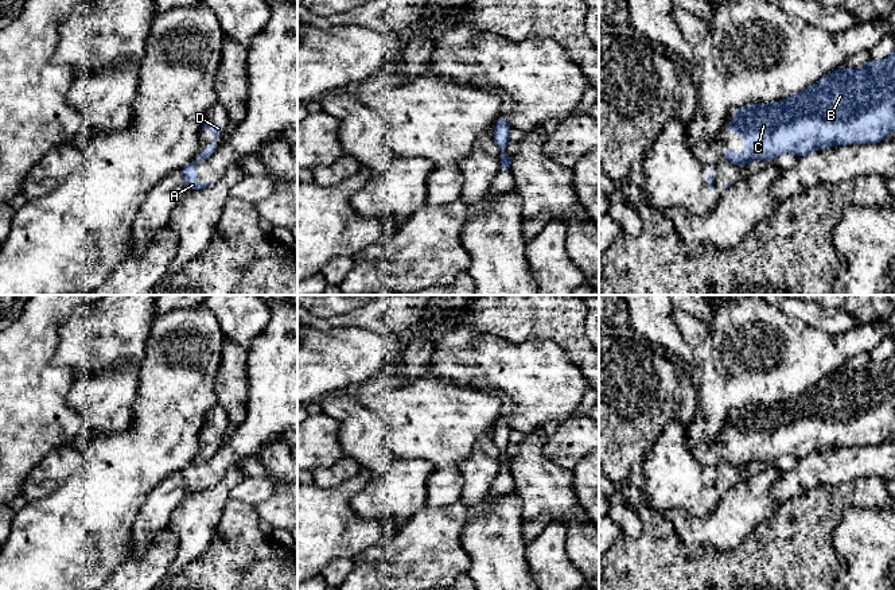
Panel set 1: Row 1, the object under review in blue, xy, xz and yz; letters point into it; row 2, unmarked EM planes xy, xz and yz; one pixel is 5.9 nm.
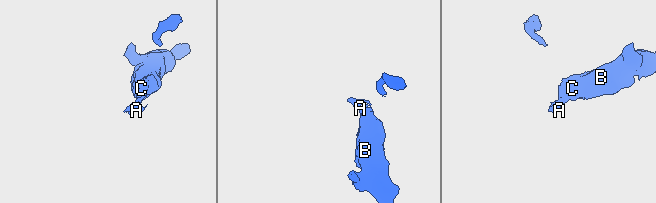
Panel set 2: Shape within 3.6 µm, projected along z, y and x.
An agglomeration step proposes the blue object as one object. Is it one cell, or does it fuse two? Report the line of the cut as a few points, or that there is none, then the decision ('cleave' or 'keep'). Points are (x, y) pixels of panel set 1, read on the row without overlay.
cut in xy along (195, 461), (203, 462); cleave

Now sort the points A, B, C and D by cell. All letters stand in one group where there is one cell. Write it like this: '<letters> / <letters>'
A / B C D

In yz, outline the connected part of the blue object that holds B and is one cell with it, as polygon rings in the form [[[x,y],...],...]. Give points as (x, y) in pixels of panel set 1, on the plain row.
[[[895,352],[882,362],[869,361],[860,370],[840,368],[803,393],[770,405],[751,404],[735,409],[736,419],[725,430],[746,439],[746,450],[738,458],[727,451],[725,461],[738,470],[752,461],[774,463],[781,455],[802,459],[828,449],[876,446],[895,434]]]

